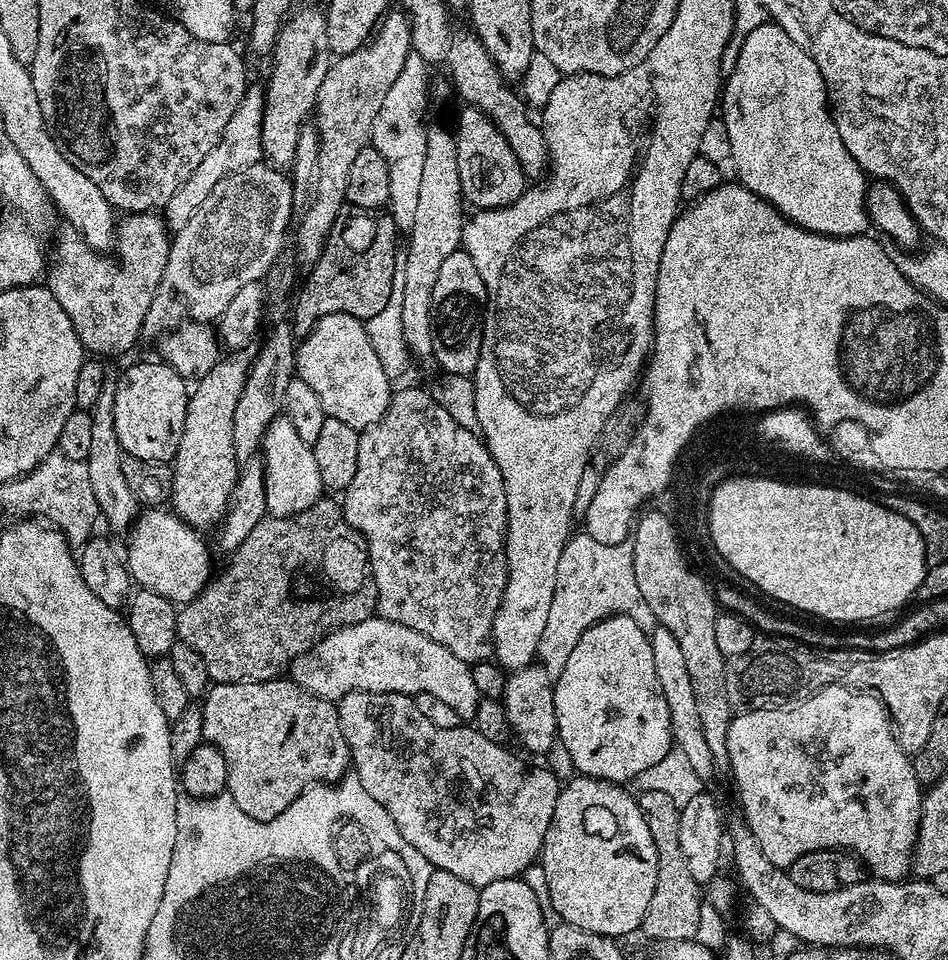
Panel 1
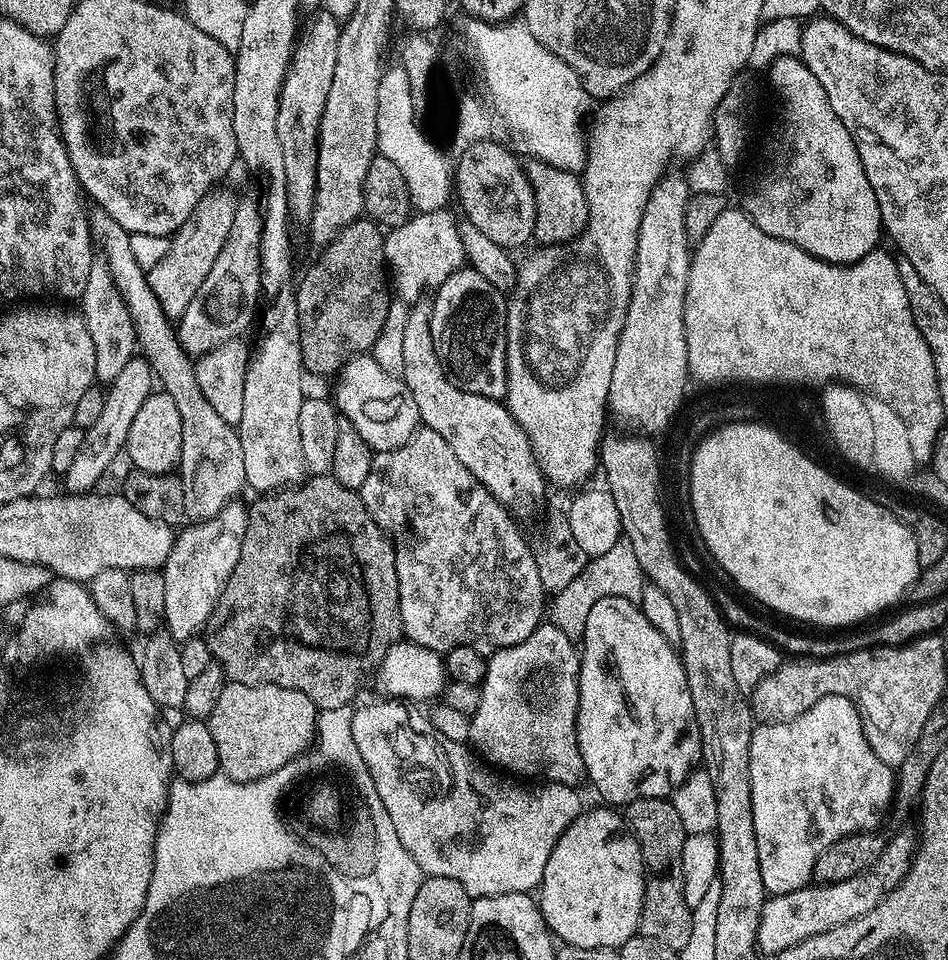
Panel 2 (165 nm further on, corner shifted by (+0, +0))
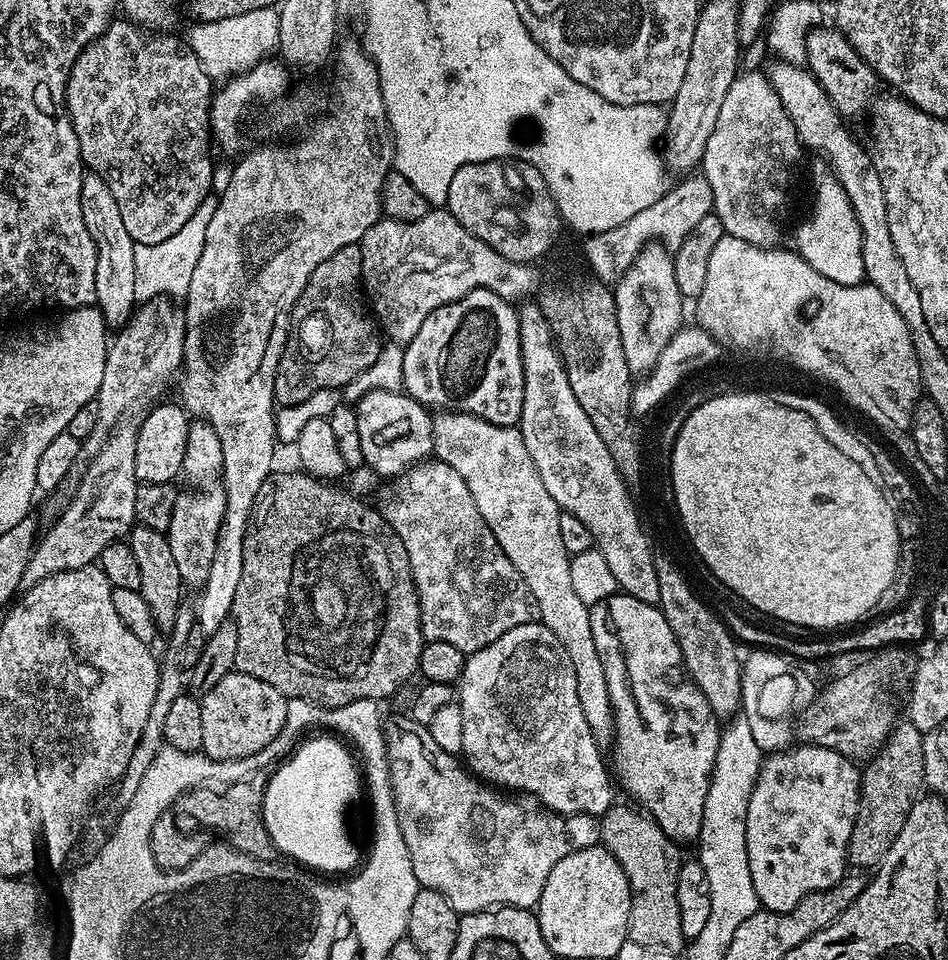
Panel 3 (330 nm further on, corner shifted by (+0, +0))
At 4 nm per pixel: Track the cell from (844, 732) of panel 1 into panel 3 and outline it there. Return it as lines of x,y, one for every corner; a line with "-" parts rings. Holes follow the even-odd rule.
800,742
763,757
744,819
750,882
754,882
754,894
763,911
789,912
802,898
830,890
844,879
848,843
860,805
860,773
861,769
847,756
839,756
834,750
817,744

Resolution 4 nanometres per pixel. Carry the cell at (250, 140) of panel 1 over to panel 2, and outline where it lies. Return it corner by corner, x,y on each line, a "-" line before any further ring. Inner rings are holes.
217,186
207,192
198,202
180,231
171,237
168,252
153,268
147,269
148,285
158,298
162,310
169,318
179,318
190,306
194,294
206,282
206,274
210,274
210,266
218,262
218,254
222,254
222,246
226,246
226,238
230,234
230,226
234,222
237,193
227,192
224,186

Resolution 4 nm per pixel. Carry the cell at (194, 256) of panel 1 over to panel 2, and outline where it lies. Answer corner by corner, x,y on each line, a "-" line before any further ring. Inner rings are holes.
134,358
126,362
126,367
120,371
118,378
107,385
104,394
104,405
102,406
102,415
94,426
84,429
82,446
78,449
78,454
74,457
74,462
70,465
70,470
62,474
64,480
63,491
68,494
88,494
93,491
92,488
104,476
104,471
115,462
125,451
128,435
130,434
130,422
134,422
138,409
142,407
142,402
151,396
154,388
148,385
150,381
150,369
147,360
143,358

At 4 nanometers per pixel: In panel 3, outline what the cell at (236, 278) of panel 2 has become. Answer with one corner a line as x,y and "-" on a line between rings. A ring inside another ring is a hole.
124,422
115,429
113,435
108,437
104,449
96,455
95,460
83,469
84,477
76,488
72,502
65,508
64,513
53,524
48,537
37,543
32,558
26,562
26,570
22,570
21,589
33,588
38,582
50,578
54,574
62,574
66,570
78,570
87,564
96,564
100,559
102,550
106,546
123,541
131,533
136,518
136,499
140,489
140,481
136,478
136,447
138,446
139,427
135,423

